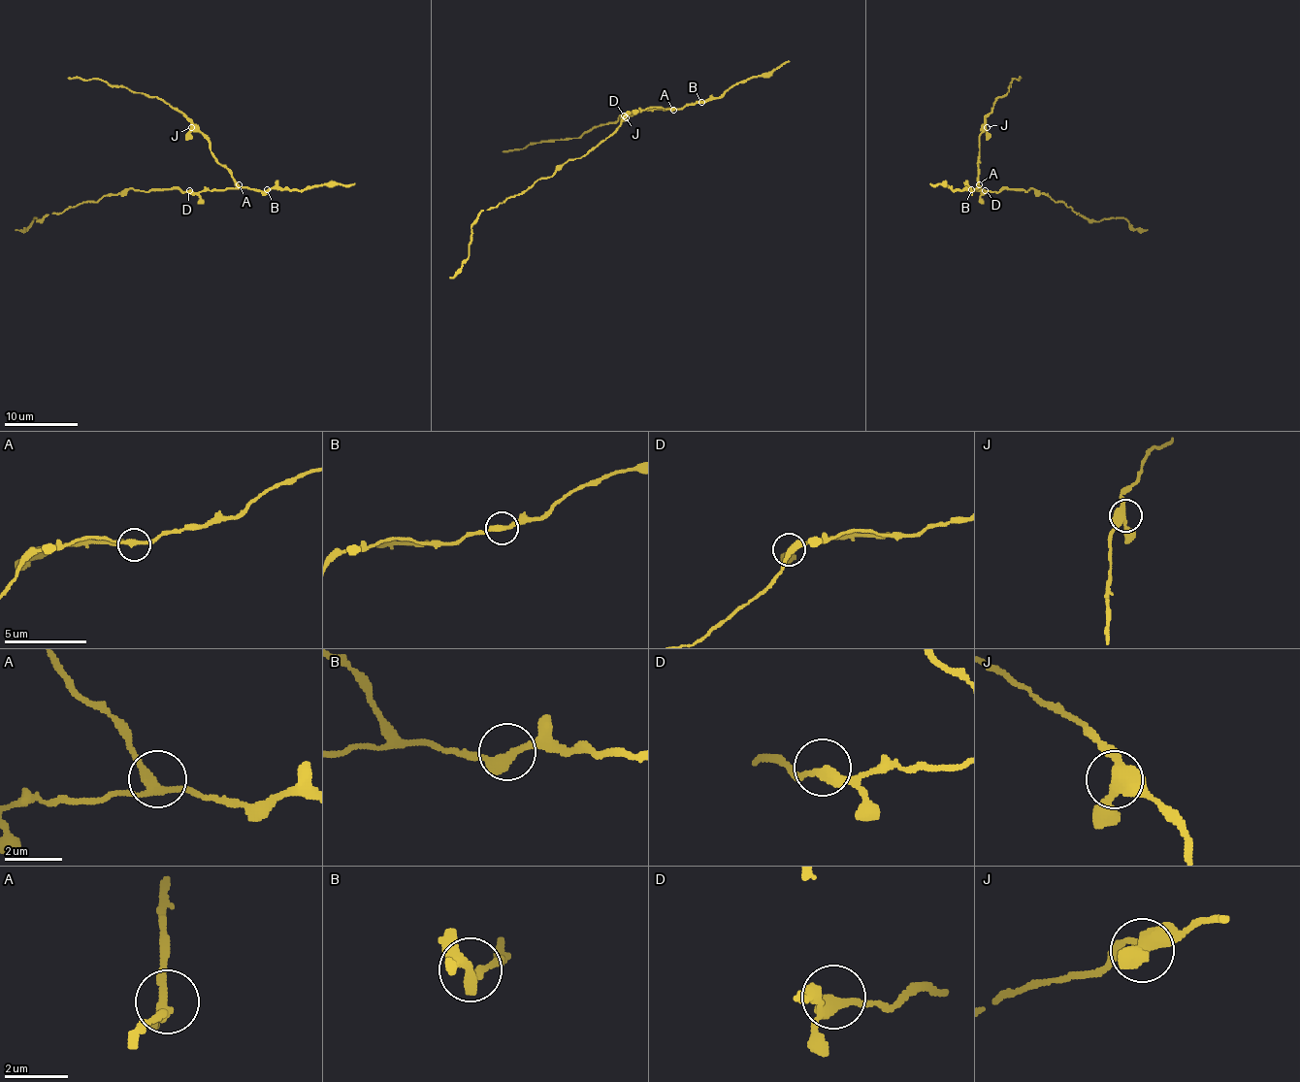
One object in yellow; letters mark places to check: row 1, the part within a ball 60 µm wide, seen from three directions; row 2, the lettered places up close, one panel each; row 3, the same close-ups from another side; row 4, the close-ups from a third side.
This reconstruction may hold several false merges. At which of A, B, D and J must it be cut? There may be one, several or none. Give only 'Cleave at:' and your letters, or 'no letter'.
Cleave at: no letter

